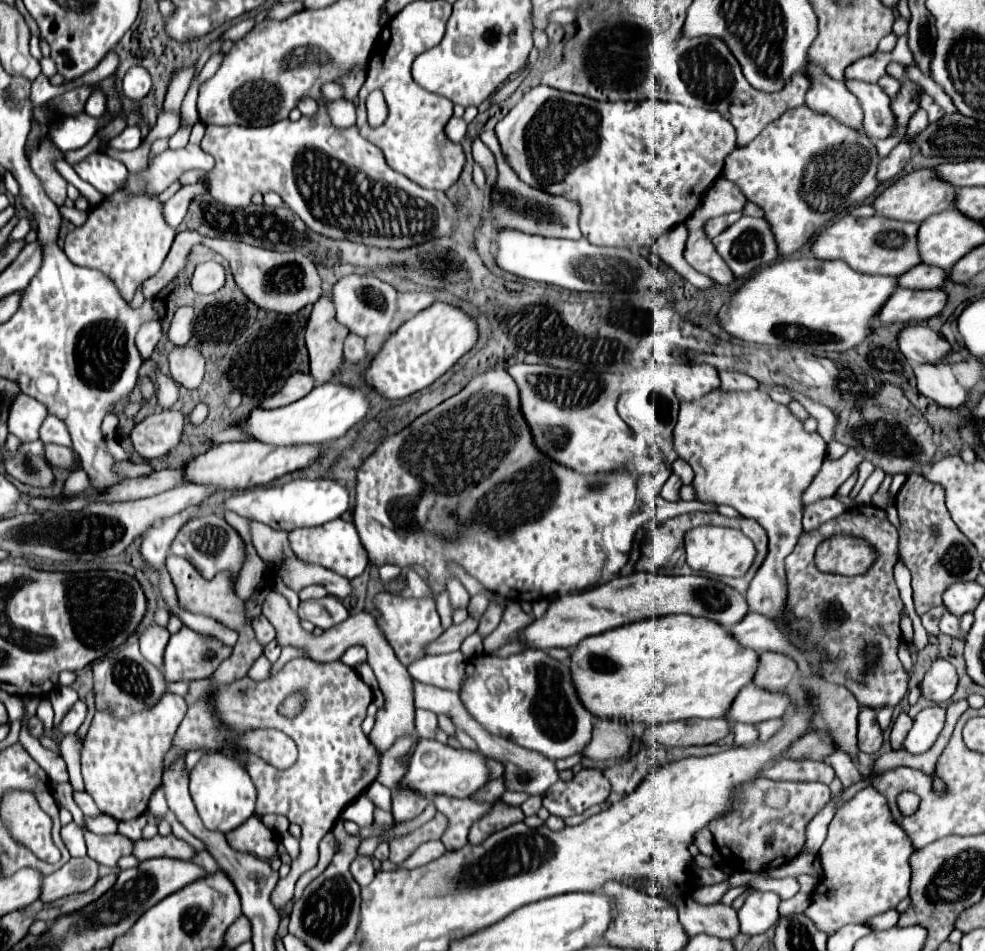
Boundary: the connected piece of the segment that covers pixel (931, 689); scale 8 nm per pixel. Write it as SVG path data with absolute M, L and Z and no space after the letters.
M938 658L926 672L920 690L922 694L932 700L932 702L948 702L952 698L952 694L956 692L956 684L958 684L958 674L954 670L954 666L942 658Z

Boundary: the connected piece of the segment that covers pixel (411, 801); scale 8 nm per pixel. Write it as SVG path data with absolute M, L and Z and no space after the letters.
M394 790L392 792L392 814L398 822L416 818L428 804L428 798L412 790Z

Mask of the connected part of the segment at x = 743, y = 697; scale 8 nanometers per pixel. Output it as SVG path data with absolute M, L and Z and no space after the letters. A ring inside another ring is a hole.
M748 684L732 700L724 718L730 722L756 724L762 720L780 718L786 712L788 704L790 704L790 700L786 696L772 694L772 692L766 692L754 684Z

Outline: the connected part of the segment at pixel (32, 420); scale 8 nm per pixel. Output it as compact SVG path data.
M26 394L14 396L14 404L10 404L8 428L20 442L34 442L38 438L38 428L46 418L48 410L34 398Z

